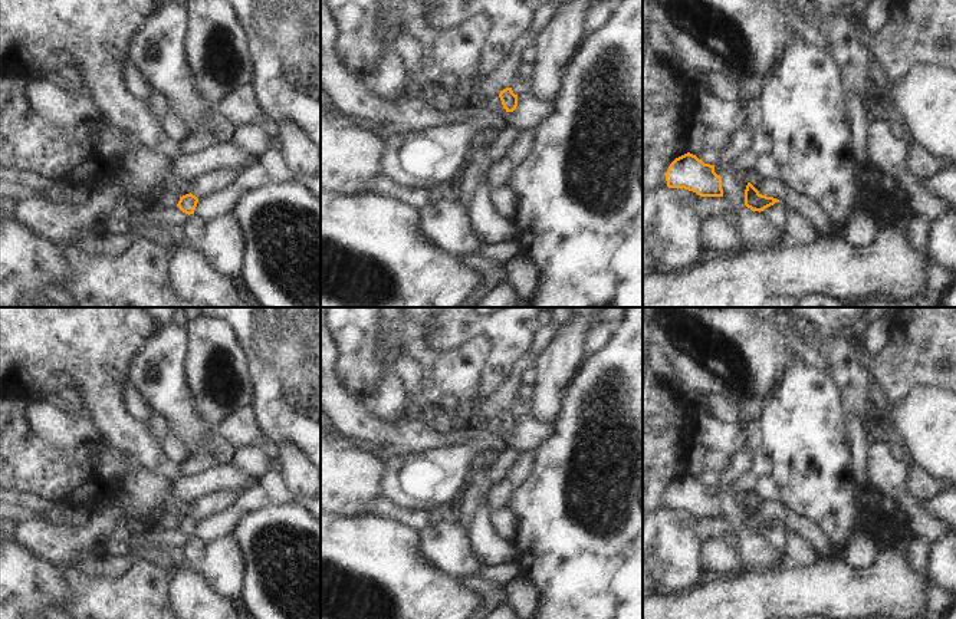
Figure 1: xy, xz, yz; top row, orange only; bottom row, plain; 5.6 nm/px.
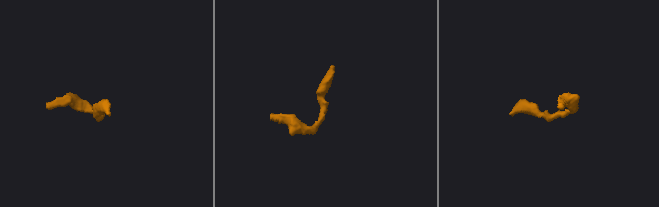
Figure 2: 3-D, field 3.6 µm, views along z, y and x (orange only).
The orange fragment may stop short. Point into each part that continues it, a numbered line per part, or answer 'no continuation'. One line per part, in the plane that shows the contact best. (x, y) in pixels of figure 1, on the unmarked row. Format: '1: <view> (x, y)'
no continuation

